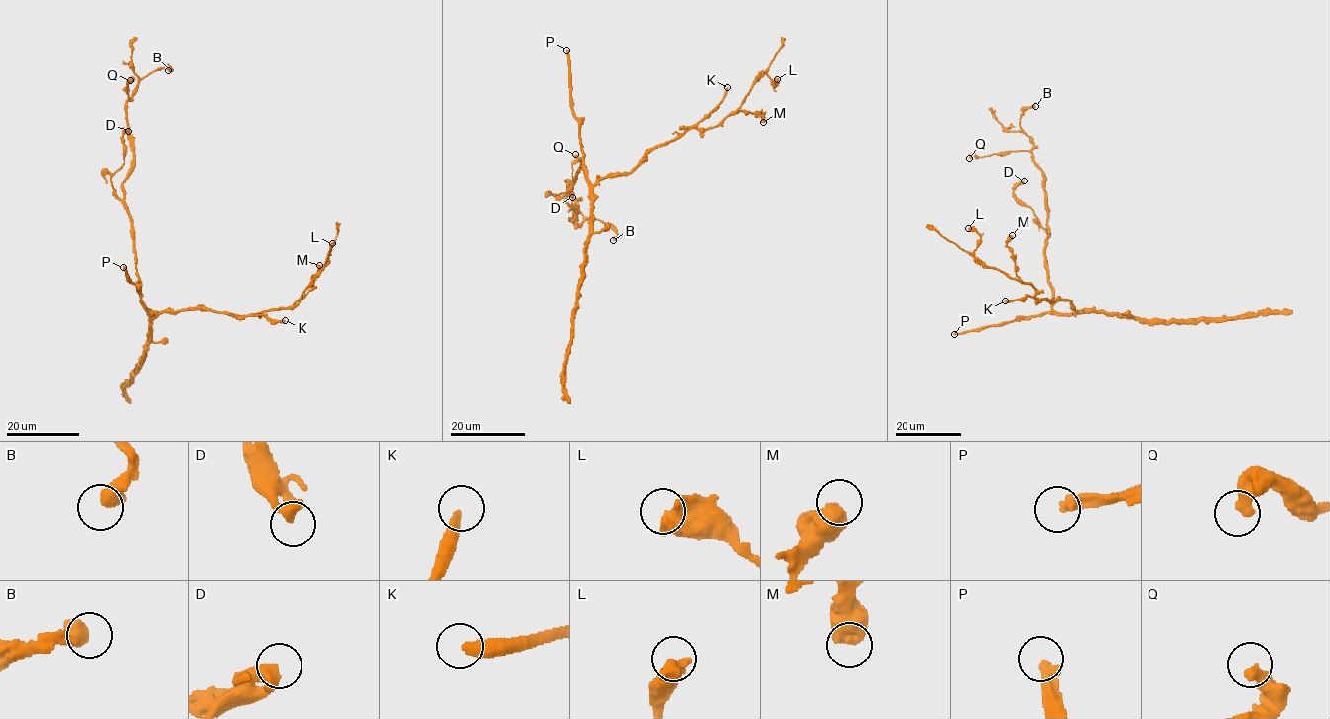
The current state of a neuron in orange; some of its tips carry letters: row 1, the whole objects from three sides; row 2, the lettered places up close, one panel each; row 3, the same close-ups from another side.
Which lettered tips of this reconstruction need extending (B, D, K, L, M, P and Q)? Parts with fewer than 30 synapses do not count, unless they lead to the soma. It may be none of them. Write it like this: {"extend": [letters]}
{"extend": ["K", "P"]}

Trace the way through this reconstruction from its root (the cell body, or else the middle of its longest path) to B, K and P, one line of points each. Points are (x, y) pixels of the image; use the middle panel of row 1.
B: (584, 176), (582, 159), (566, 200), (576, 210), (570, 222), (600, 220), (616, 232), (613, 240)
K: (584, 176), (590, 184), (596, 185), (605, 178), (629, 173), (653, 149), (677, 139), (707, 118), (727, 87)
P: (584, 176), (579, 120), (573, 109), (566, 50)

